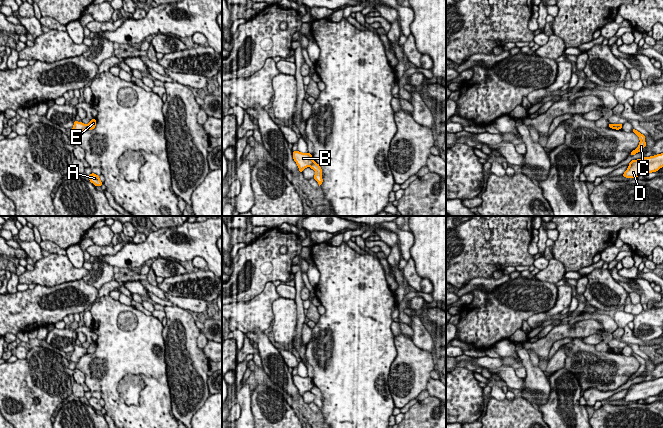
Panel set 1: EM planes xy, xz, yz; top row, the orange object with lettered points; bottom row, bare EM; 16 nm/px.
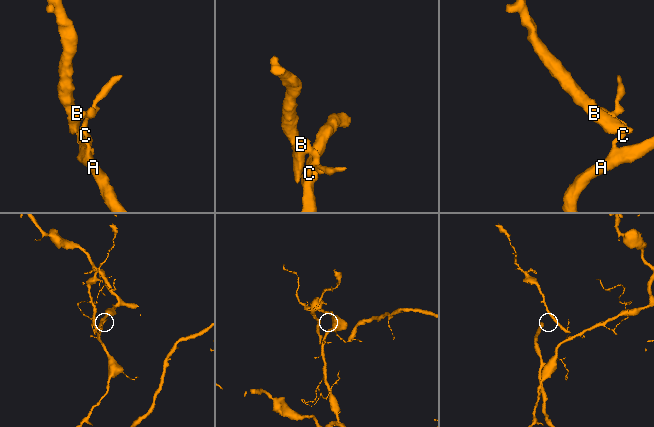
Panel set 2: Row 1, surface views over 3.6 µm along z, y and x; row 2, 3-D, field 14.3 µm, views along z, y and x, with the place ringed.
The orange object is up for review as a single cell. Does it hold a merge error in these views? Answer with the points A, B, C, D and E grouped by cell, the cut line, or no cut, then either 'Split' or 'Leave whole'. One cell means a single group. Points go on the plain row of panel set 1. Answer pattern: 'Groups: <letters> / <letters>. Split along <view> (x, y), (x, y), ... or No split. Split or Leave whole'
Groups: A C D E / B. Split along xz (313, 385), (310, 390). Split

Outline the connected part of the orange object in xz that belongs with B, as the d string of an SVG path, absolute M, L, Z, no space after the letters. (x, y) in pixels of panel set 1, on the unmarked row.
M297 374L297 375L292 376L292 378L293 378L294 385L298 389L300 397L302 397L302 395L306 391L311 391L312 387L314 386L312 382L312 378L310 377L301 377Z

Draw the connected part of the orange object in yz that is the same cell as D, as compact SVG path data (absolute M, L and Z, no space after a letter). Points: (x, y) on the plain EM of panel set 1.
M663 377L650 381L644 381L632 384L627 394L622 398L626 402L637 402L640 399L646 399L656 396L663 391Z

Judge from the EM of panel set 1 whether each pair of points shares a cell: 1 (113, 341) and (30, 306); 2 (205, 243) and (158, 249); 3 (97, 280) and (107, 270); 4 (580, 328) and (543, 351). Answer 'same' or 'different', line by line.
1: different
2: same
3: same
4: same

